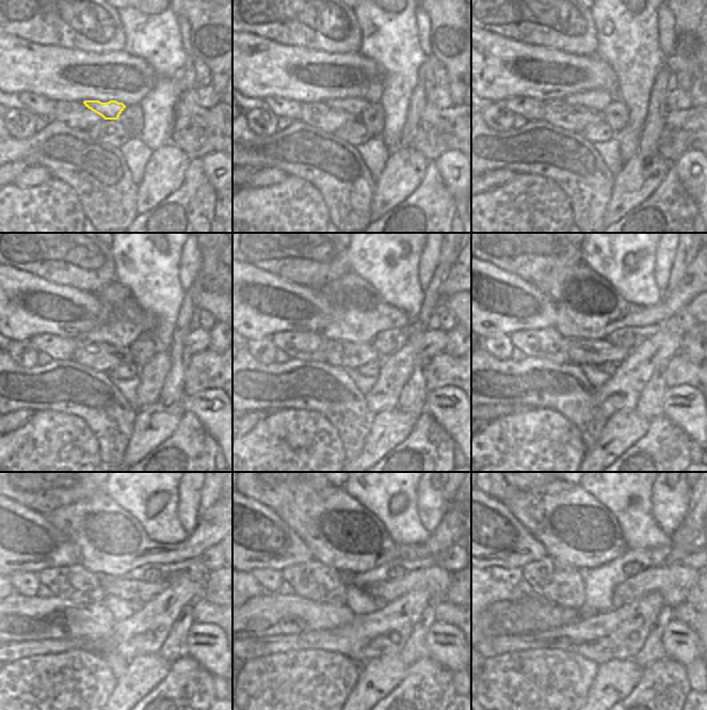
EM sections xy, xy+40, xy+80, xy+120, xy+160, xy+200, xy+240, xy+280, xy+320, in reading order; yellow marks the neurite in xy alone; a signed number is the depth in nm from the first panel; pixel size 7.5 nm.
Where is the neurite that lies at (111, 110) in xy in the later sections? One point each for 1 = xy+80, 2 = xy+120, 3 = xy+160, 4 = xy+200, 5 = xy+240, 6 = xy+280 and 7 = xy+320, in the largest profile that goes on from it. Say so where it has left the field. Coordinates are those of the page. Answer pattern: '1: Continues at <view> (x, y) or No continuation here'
1: Continues at xy+80 (598, 99)
2: Continues at xy+120 (128, 320)
3: Continues at xy+160 (358, 313)
4: Continues at xy+200 (587, 305)
5: Continues at xy+240 (109, 541)
6: Continues at xy+280 (339, 532)
7: Continues at xy+320 (574, 527)

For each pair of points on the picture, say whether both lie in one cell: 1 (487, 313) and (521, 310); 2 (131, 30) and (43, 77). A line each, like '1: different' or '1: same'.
1: same
2: different

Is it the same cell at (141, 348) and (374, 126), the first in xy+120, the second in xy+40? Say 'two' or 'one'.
one

